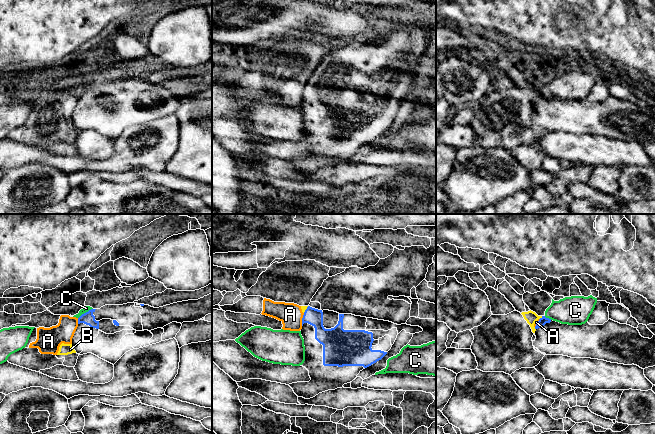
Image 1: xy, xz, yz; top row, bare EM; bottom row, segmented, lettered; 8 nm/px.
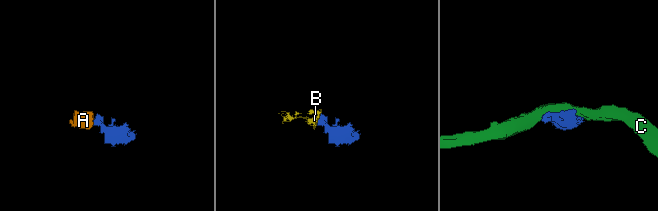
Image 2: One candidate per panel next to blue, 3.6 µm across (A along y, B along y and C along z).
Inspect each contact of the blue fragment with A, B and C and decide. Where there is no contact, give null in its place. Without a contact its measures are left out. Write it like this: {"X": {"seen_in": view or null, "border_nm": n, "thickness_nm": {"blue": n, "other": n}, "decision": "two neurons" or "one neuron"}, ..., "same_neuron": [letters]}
{"A": {"seen_in": "xz", "border_nm": 110, "thickness_nm": {"blue": 140, "other": 180}, "decision": "two neurons"}, "B": {"seen_in": "yz", "border_nm": 40, "thickness_nm": {"blue": 70, "other": 100}, "decision": "two neurons"}, "C": {"seen_in": "xy", "border_nm": 150, "thickness_nm": {"blue": 100, "other": 50}, "decision": "two neurons"}, "same_neuron": []}

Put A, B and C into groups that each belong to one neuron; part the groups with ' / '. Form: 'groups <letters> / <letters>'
groups A B / C

